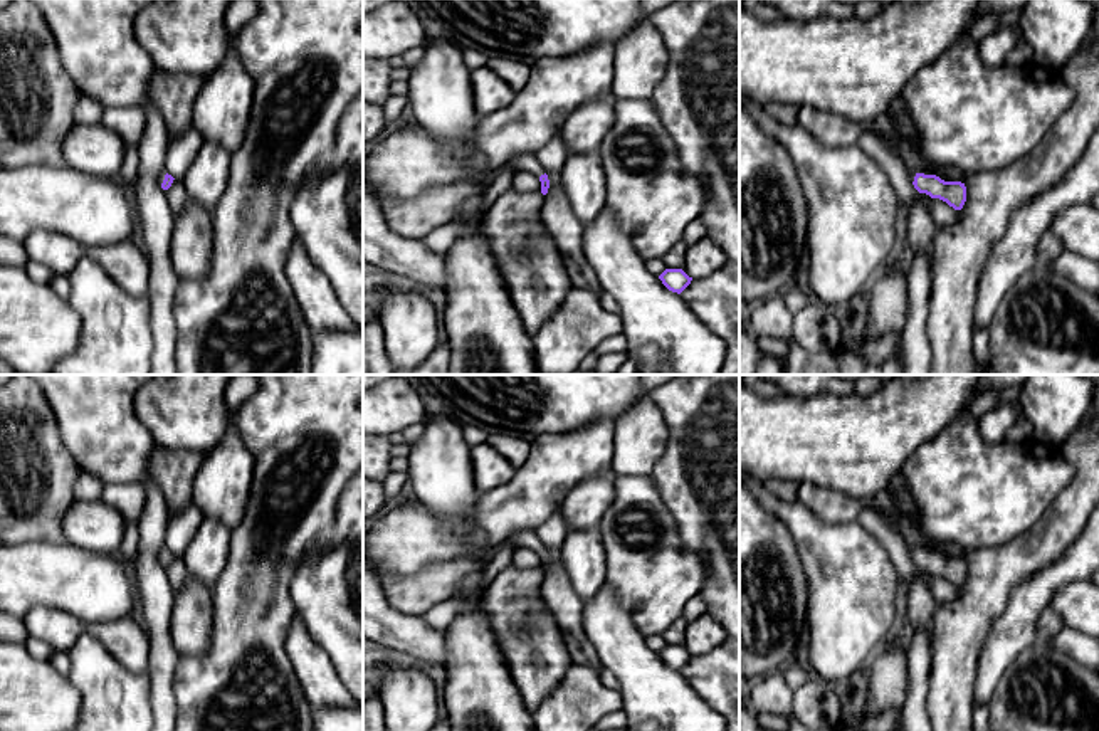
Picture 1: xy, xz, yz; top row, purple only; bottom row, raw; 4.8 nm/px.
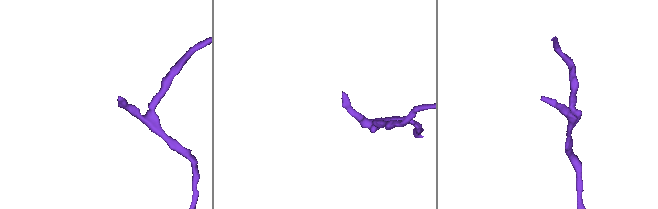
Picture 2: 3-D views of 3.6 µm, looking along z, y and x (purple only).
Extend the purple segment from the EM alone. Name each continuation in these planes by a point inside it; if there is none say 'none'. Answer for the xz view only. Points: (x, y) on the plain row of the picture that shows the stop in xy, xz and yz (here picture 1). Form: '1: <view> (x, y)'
1: xz (526, 538)

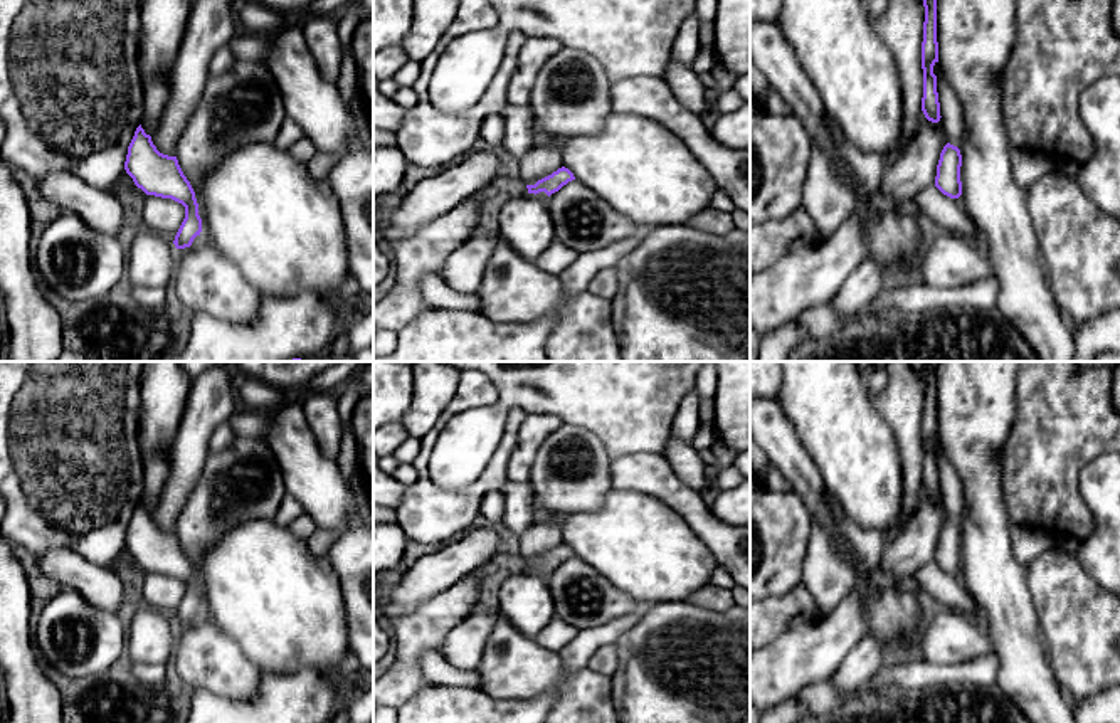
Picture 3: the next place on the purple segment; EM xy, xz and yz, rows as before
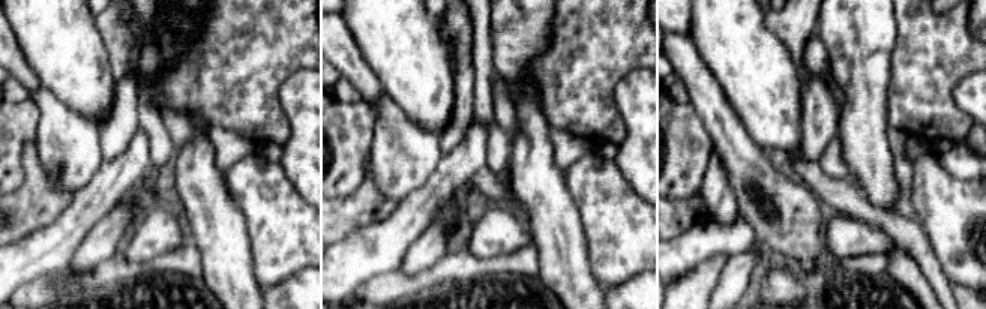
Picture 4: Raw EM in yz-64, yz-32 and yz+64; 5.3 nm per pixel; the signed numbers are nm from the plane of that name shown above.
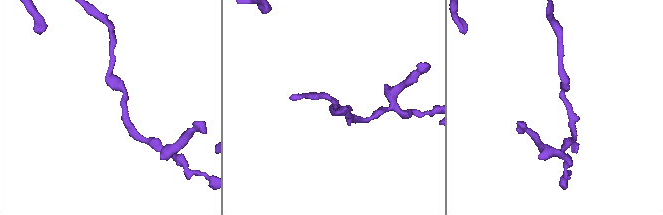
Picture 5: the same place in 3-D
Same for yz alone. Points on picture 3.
none

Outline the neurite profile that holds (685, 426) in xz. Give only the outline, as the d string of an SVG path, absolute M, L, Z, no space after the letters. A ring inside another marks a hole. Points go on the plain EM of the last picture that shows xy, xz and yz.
M691 388L678 407L678 414L671 424L671 435L684 444L693 444L698 427L698 393Z

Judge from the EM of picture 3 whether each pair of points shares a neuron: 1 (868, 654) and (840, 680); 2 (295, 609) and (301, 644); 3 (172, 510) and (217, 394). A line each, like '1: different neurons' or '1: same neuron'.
1: same neuron
2: same neuron
3: same neuron

